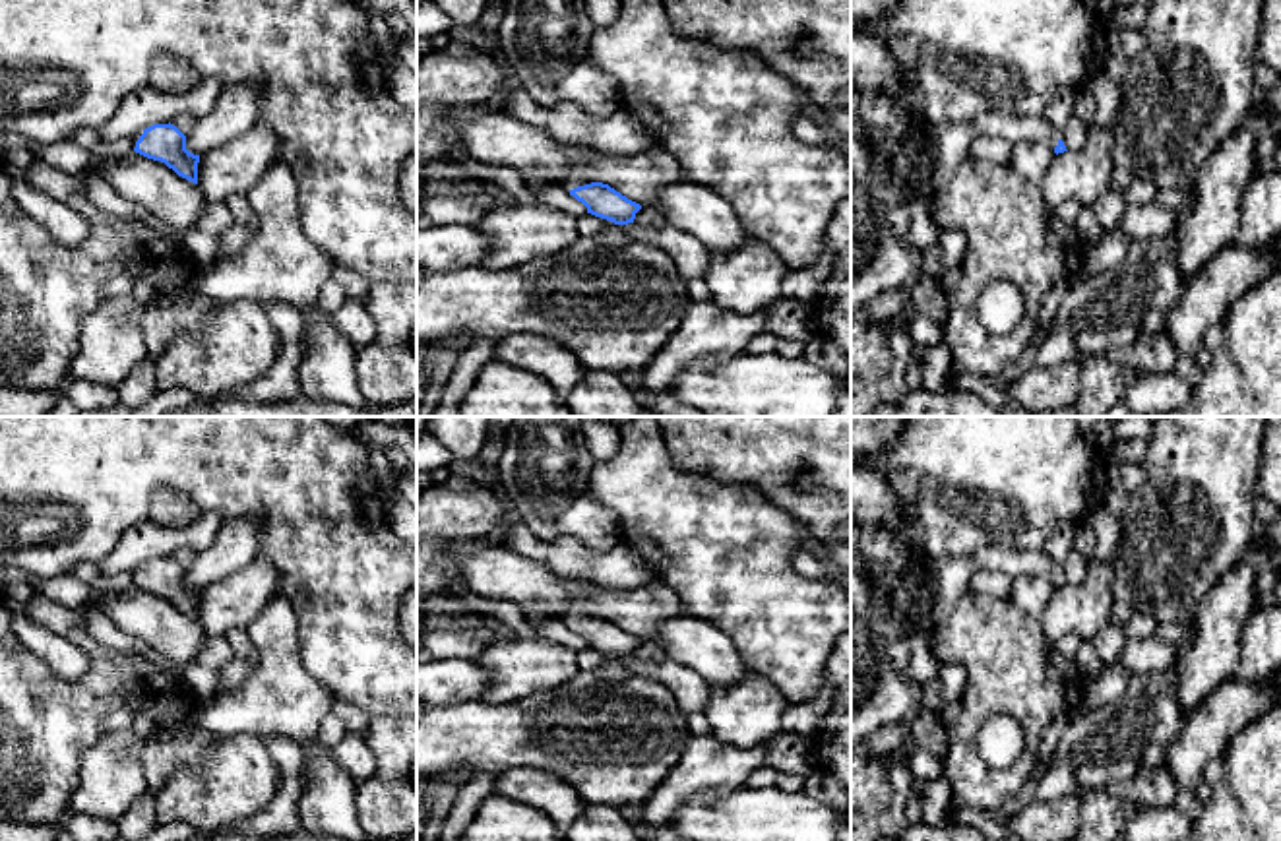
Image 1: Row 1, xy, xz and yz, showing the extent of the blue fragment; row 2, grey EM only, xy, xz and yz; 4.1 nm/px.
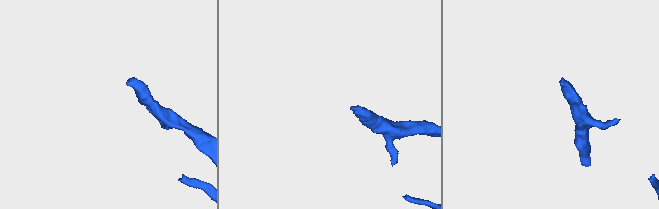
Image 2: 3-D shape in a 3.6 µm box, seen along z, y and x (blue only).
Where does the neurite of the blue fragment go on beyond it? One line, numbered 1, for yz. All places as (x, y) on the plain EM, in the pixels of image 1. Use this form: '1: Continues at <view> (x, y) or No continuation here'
1: Continues at yz (898, 597)

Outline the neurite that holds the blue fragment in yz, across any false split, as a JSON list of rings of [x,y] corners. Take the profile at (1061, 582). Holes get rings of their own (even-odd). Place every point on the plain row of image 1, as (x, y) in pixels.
[[[862,523],[851,527],[851,610],[868,626],[870,634],[886,643],[913,636],[932,636],[971,591],[979,572],[1000,572],[1012,579],[1037,576],[1068,585],[1060,566],[1045,550],[1017,550],[1002,545],[984,545],[975,552],[913,560],[884,525]]]

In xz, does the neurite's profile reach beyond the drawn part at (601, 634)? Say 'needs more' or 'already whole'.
needs more

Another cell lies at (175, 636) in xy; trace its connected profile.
[[[136,585],[112,595],[99,595],[97,601],[124,632],[141,639],[180,672],[196,663],[198,651],[207,639],[200,618]]]

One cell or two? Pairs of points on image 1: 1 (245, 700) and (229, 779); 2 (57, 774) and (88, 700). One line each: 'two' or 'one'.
1: two
2: one

